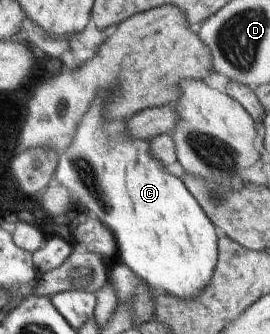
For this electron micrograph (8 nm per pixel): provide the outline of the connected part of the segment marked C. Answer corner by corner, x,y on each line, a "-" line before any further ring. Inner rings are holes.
95,97
89,111
77,125
73,143
61,152
53,180
63,184
79,204
83,214
93,215
113,233
117,243
117,255
129,269
133,270
153,289
161,289
177,299
199,297
207,283
213,278
217,263
217,236
220,232
212,220
205,215
201,204
191,195
185,183
169,173
163,163
151,157
151,140
133,139
127,135
127,119
105,121
103,109
107,99

